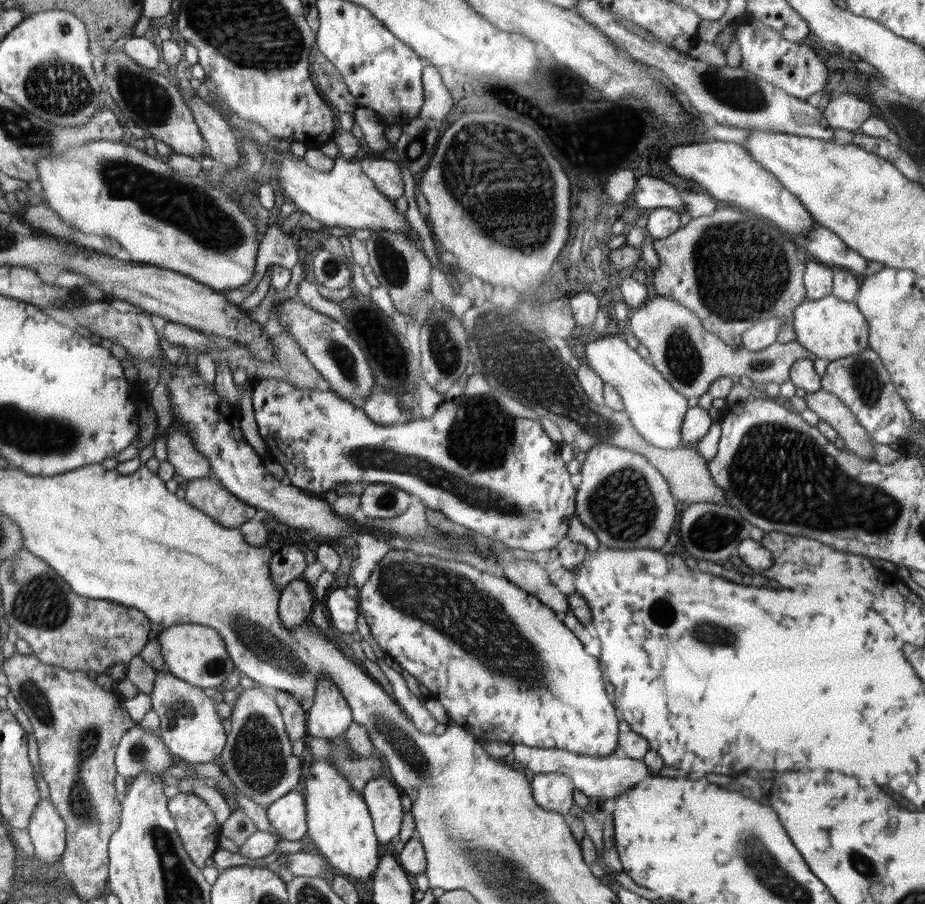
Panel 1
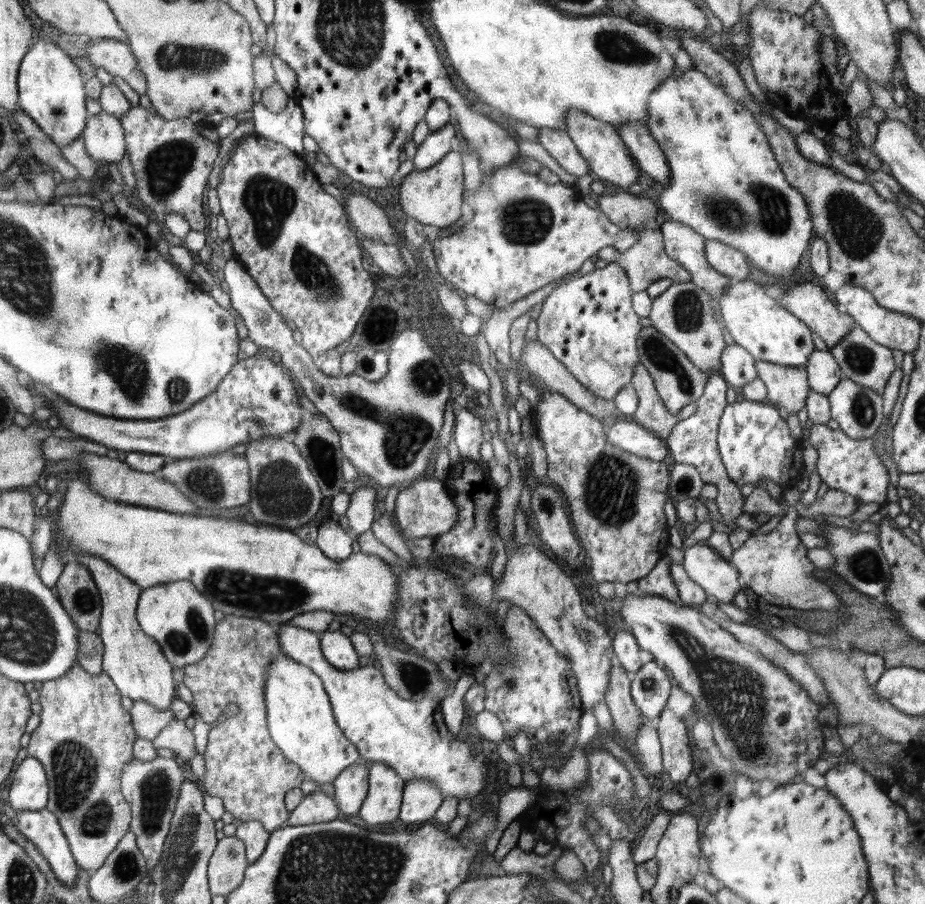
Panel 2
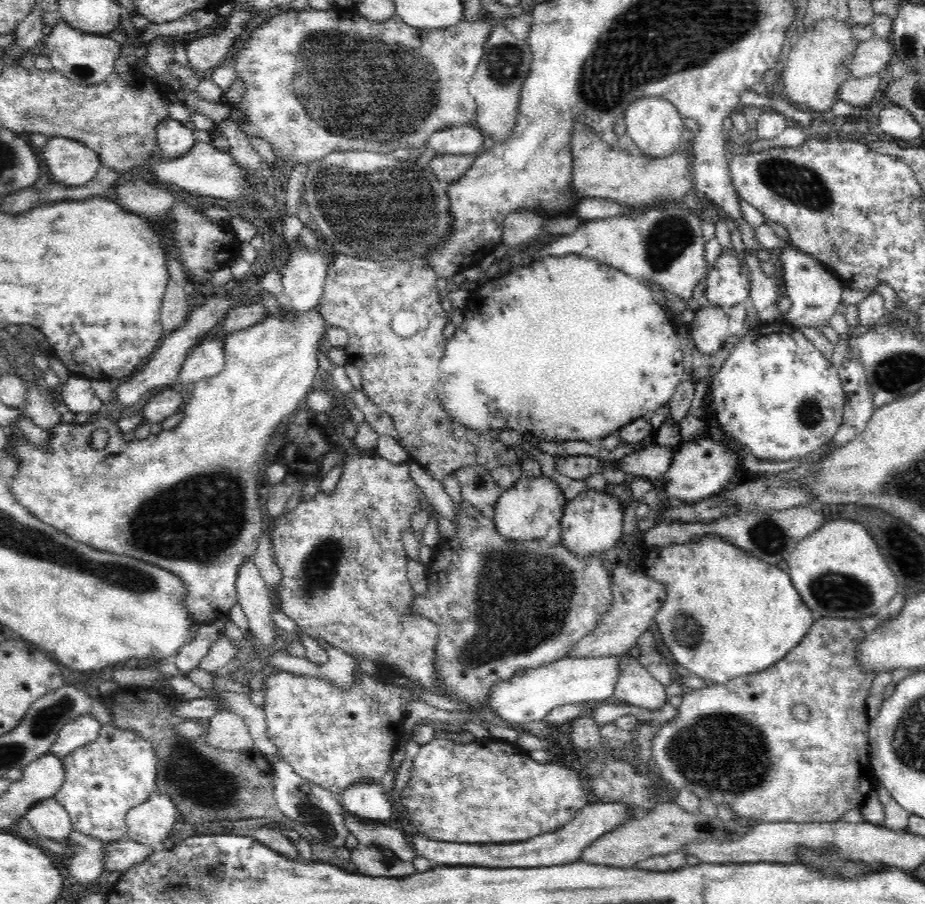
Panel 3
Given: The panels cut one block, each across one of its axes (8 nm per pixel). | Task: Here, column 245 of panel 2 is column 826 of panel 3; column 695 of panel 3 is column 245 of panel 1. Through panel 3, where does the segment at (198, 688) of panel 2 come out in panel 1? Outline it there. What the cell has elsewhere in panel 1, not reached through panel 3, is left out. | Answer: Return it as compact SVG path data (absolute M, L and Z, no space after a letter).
M244 689L232 707L231 733L217 762L230 781L257 804L269 807L272 802L298 787L302 762L292 753L292 741L285 731L285 722L276 701L262 689Z

